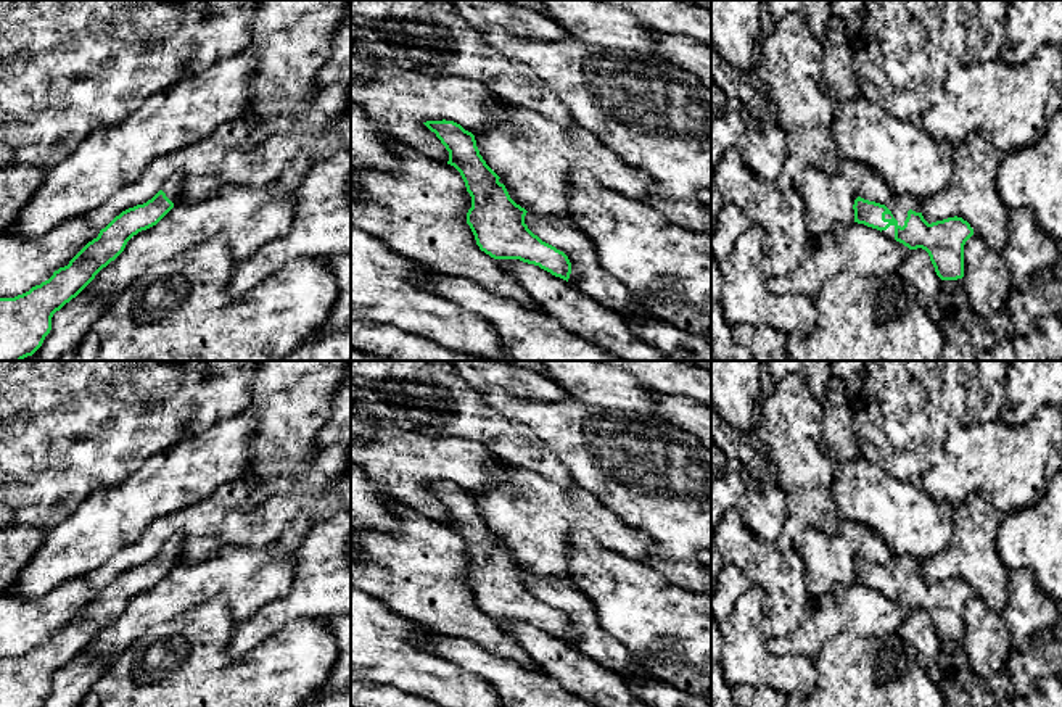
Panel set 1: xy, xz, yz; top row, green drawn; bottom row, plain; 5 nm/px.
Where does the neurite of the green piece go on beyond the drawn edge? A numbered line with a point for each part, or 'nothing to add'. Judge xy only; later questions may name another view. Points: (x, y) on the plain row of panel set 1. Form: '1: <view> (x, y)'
1: xy (172, 548)

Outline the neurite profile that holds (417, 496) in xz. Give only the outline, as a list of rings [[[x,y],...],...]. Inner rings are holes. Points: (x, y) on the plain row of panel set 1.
[[[360,406],[351,414],[373,428],[372,436],[351,435],[351,462],[357,462],[391,498],[439,523],[449,522],[449,512],[425,486],[426,482],[454,482],[473,494],[488,490],[494,472],[504,467],[480,443],[430,438],[375,417]]]

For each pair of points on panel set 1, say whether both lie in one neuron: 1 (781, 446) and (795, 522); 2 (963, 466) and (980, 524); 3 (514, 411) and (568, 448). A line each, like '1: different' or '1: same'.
1: same
2: different
3: same

